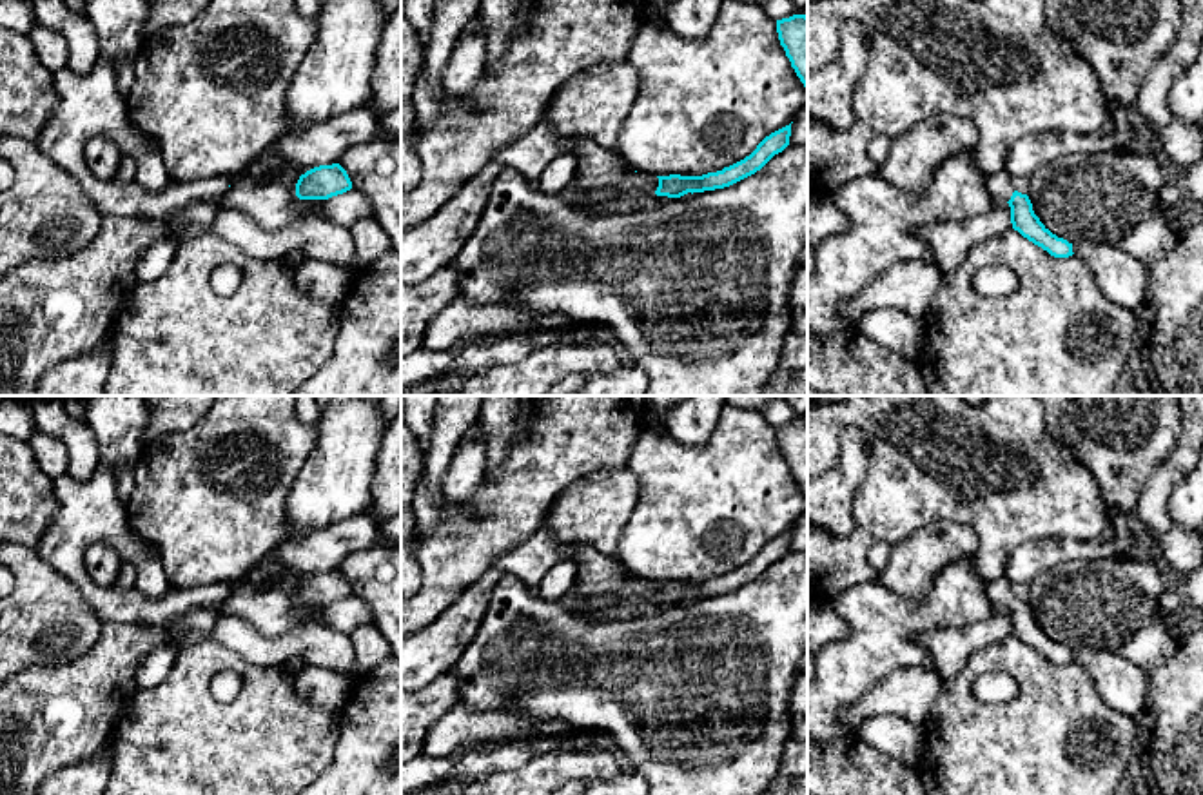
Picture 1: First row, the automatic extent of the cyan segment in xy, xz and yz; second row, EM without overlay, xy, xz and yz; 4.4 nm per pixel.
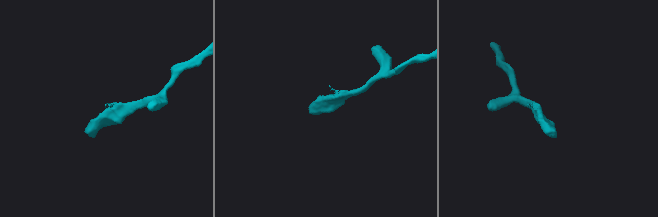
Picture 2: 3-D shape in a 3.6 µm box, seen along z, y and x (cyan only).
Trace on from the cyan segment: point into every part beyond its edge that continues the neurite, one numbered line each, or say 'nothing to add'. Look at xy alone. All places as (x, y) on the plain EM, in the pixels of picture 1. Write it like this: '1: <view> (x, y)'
1: xy (322, 550)

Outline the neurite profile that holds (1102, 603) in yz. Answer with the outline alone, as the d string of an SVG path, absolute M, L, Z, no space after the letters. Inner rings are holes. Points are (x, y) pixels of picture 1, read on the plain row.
M1130 554L1096 561L1065 561L1029 584L1029 606L1040 628L1076 652L1123 644L1159 610L1170 579L1156 561Z

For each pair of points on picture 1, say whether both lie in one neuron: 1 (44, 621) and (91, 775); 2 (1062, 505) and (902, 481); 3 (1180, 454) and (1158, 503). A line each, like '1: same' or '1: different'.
1: different
2: same
3: same

